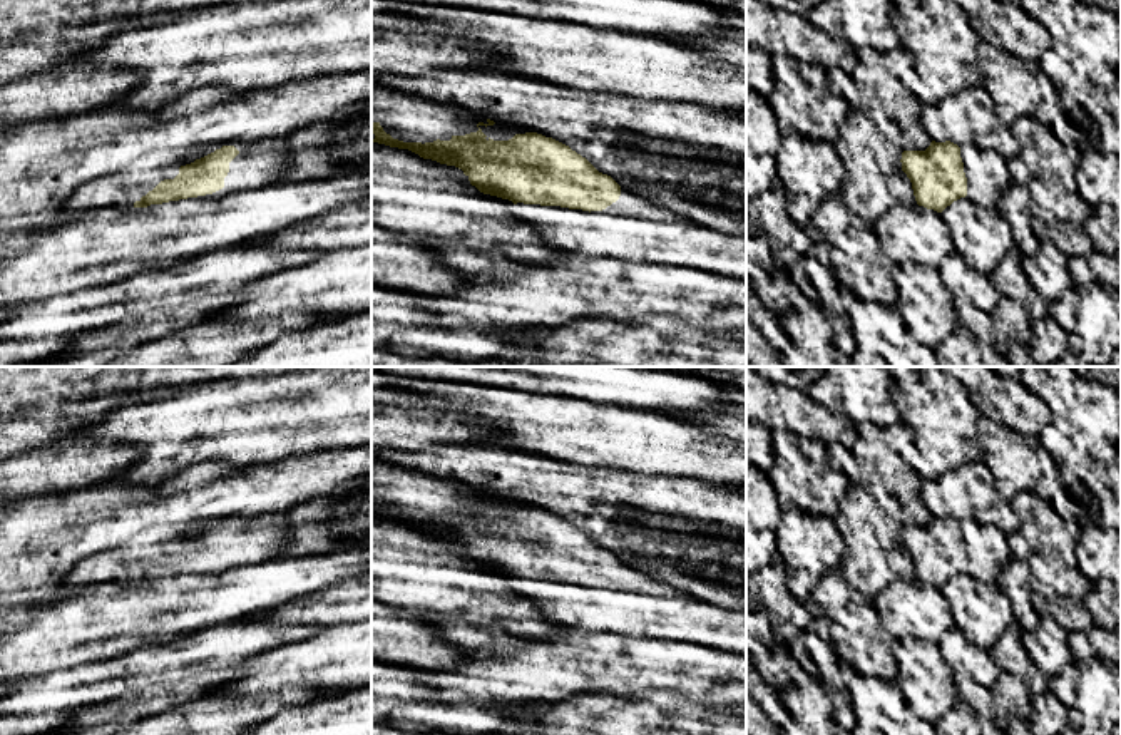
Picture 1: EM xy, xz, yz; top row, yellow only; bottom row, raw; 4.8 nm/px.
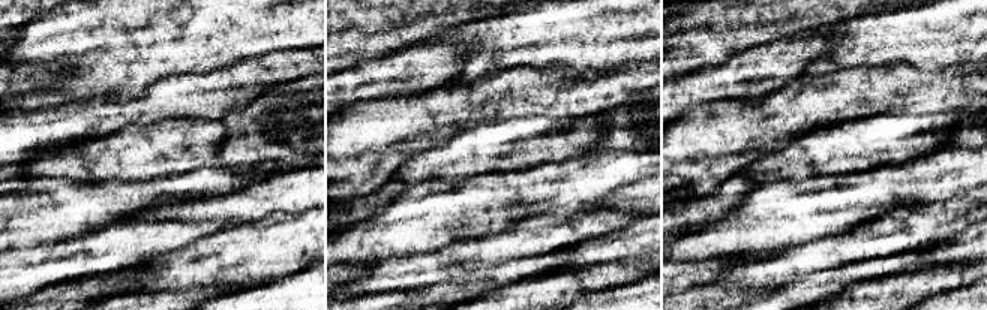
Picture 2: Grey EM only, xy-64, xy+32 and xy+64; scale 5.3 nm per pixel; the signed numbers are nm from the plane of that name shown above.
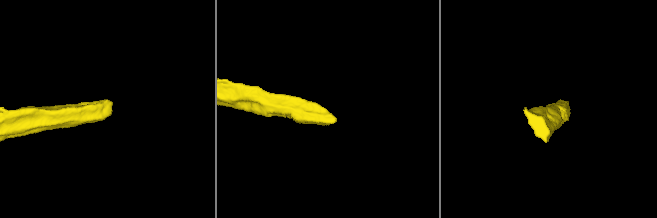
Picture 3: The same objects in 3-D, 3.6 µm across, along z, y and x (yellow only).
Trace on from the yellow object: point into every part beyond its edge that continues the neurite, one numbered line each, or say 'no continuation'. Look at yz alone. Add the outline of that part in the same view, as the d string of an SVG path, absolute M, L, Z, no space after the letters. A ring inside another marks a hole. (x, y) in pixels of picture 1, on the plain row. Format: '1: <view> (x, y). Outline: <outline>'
1: yz (987, 551). Outline: M975 519L960 521L960 532L967 553L965 573L984 583L996 583L1002 568L1012 559L1007 534Z

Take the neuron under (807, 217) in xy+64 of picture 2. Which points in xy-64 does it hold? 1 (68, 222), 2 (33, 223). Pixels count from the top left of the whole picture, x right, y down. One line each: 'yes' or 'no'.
1: yes
2: yes

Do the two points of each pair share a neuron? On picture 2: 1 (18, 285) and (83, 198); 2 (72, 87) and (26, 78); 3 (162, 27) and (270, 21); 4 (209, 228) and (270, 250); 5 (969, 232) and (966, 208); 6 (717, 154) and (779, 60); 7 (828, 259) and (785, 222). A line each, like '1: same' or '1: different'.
1: different
2: different
3: same
4: different
5: different
6: different
7: different

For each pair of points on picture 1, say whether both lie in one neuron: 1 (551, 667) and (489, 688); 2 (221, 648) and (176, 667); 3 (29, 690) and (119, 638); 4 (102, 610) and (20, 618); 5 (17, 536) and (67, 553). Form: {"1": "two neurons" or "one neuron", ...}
{"1": "one neuron", "2": "one neuron", "3": "two neurons", "4": "one neuron", "5": "one neuron"}

